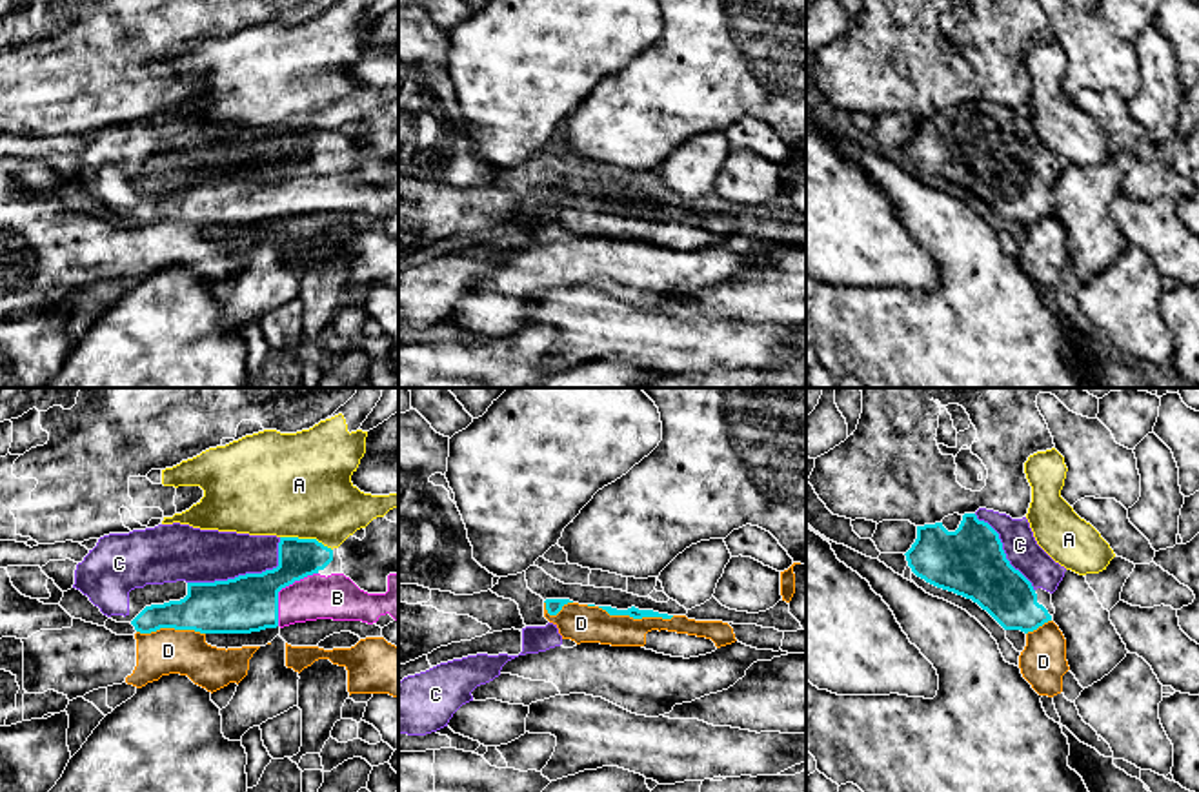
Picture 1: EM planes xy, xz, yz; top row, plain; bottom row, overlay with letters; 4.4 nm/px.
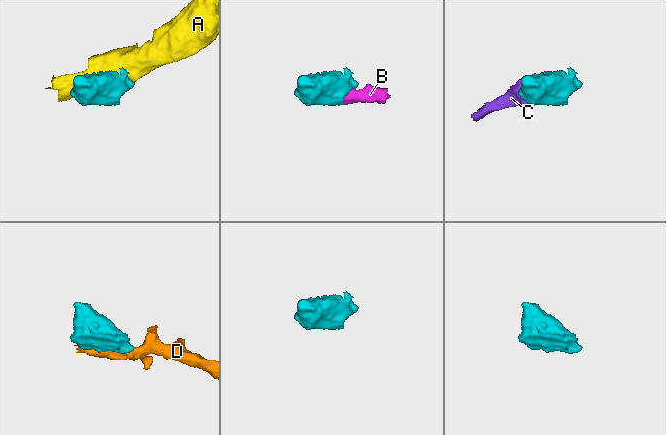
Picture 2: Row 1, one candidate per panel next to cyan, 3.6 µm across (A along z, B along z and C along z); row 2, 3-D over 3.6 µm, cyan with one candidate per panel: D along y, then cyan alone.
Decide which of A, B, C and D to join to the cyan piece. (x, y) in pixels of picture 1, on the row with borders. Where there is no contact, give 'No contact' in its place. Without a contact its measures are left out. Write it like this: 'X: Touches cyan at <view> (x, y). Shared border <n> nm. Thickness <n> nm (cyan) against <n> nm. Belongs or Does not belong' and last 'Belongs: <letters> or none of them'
A: Touches cyan at xy (306, 539). Shared border 240 nm. Thickness 180 nm (cyan) against 460 nm. Does not belong
B: Touches cyan at xy (281, 588). Shared border 300 nm. Thickness 260 nm (cyan) against 190 nm. Belongs
C: Touches cyan at xy (246, 574). Shared border 460 nm. Thickness 260 nm (cyan) against 240 nm. Belongs
D: Touches cyan at xz (635, 618). Shared border 340 nm. Thickness 50 nm (cyan) against 170 nm. Does not belong
Belongs: B, C

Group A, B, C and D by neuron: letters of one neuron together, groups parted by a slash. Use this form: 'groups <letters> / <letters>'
groups A / B C / D

